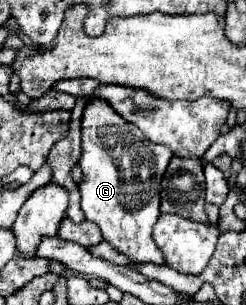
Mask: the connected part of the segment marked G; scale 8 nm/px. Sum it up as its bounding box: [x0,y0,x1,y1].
[79,100,173,264]

